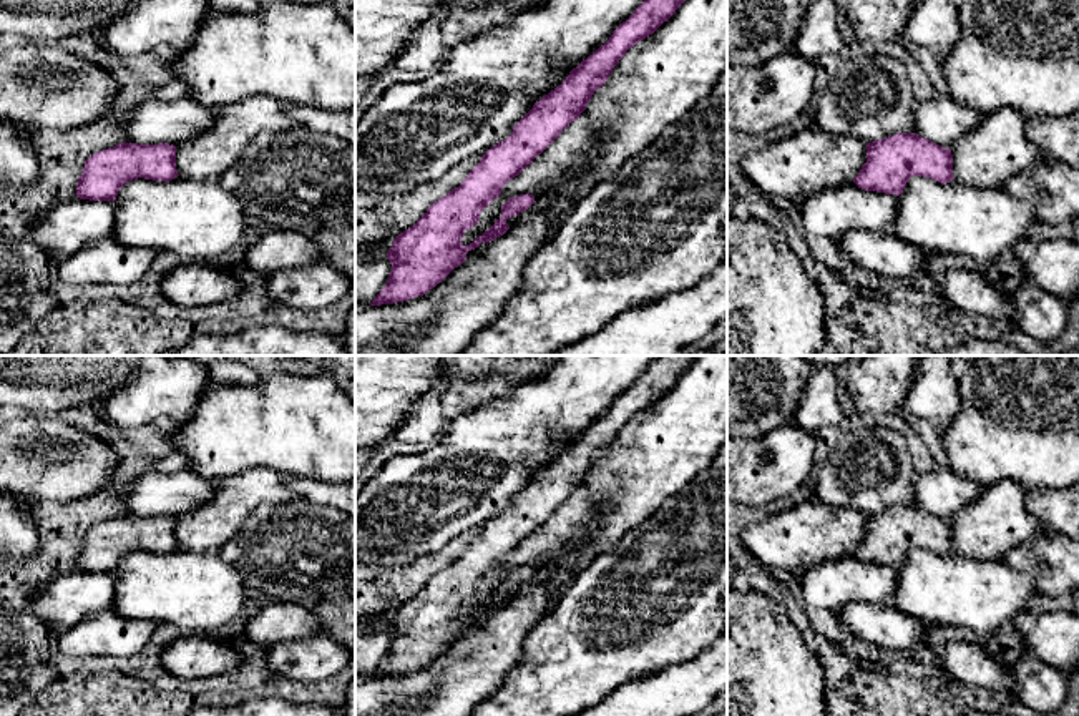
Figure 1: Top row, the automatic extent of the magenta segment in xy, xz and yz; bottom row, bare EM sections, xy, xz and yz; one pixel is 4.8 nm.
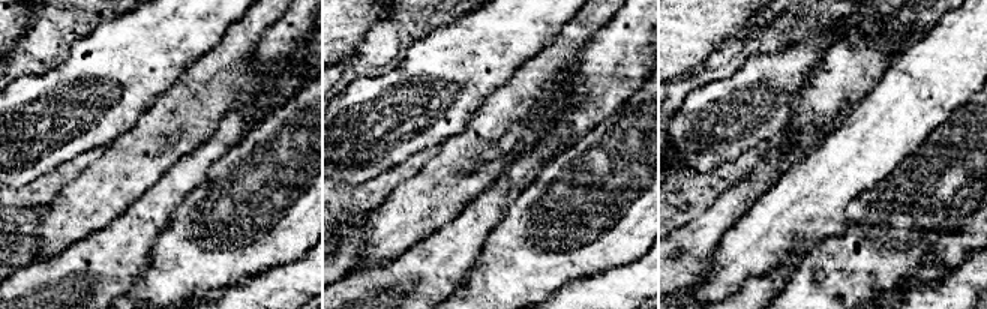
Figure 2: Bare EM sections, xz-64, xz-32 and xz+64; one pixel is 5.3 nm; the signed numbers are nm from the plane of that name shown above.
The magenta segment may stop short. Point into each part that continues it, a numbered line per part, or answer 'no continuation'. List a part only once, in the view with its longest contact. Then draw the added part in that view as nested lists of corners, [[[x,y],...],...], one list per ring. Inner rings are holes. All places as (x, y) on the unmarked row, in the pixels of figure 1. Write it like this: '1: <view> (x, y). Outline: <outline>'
no continuation

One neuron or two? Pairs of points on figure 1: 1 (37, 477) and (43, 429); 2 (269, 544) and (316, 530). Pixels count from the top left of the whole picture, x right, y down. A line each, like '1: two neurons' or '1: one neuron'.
1: one neuron
2: one neuron

